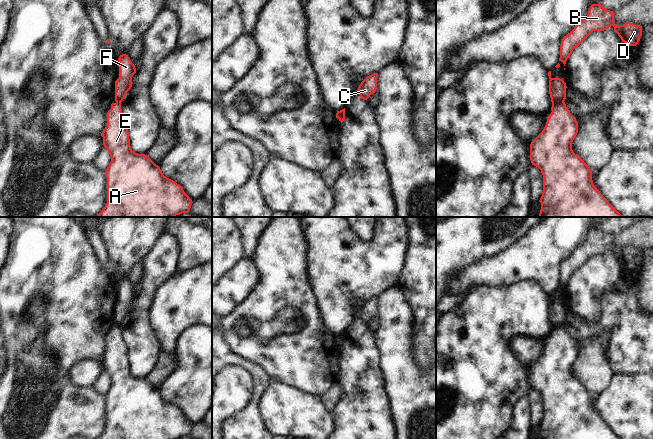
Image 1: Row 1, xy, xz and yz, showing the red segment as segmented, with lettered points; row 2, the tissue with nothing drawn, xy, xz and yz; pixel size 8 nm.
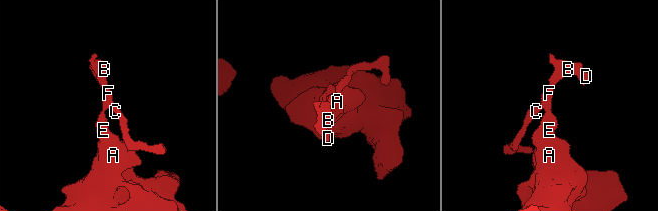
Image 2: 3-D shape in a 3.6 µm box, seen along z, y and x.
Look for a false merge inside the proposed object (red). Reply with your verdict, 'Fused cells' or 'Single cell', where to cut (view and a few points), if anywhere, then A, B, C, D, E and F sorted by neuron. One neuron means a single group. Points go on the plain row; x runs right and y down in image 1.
Fused cells. Split along yz (563, 325), (552, 329). Groups: A E / B C D F

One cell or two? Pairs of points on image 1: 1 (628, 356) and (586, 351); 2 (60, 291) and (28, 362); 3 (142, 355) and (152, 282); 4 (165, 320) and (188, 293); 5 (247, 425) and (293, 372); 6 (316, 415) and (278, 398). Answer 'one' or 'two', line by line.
1: two
2: one
3: one
4: one
5: two
6: one

